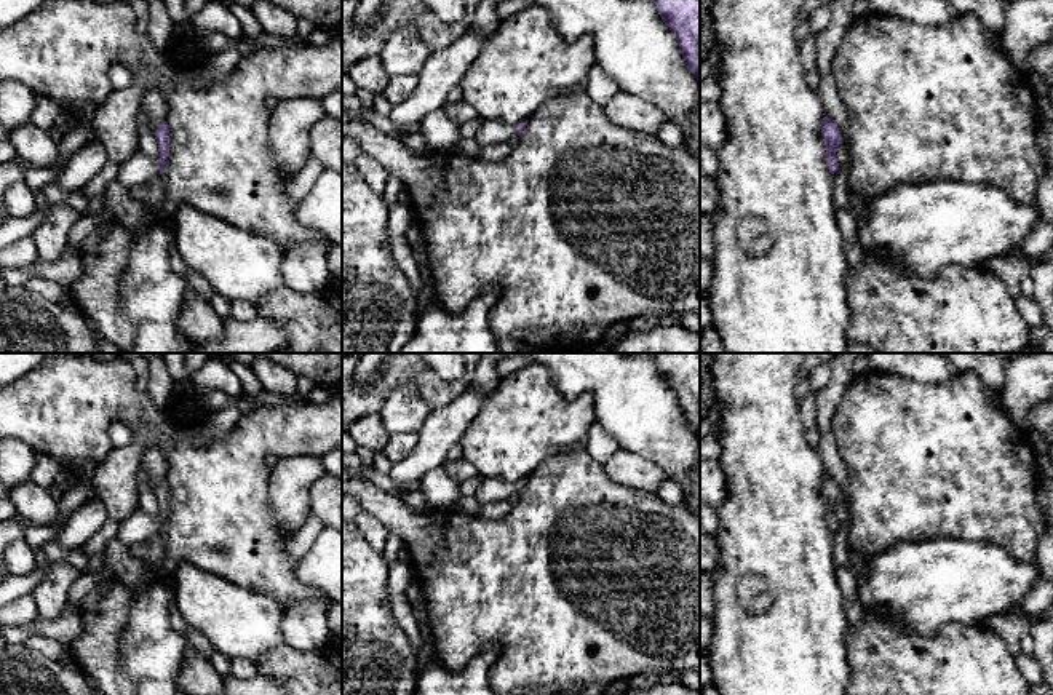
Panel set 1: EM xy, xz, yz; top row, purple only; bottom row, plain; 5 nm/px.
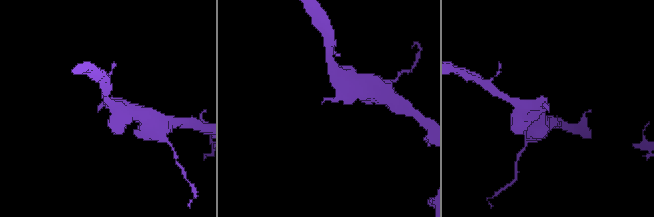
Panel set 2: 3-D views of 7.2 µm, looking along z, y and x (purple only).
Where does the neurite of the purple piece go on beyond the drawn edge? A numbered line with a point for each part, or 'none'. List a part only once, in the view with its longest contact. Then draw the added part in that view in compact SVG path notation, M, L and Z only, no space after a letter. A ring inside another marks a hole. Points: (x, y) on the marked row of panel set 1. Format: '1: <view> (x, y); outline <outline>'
1: xy (139, 168); outline M137 150L131 158L121 163L115 181L123 184L126 189L131 189L158 174L160 171L157 161Z

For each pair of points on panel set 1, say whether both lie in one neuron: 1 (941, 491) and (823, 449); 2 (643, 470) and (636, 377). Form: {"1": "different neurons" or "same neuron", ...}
{"1": "different neurons", "2": "different neurons"}

